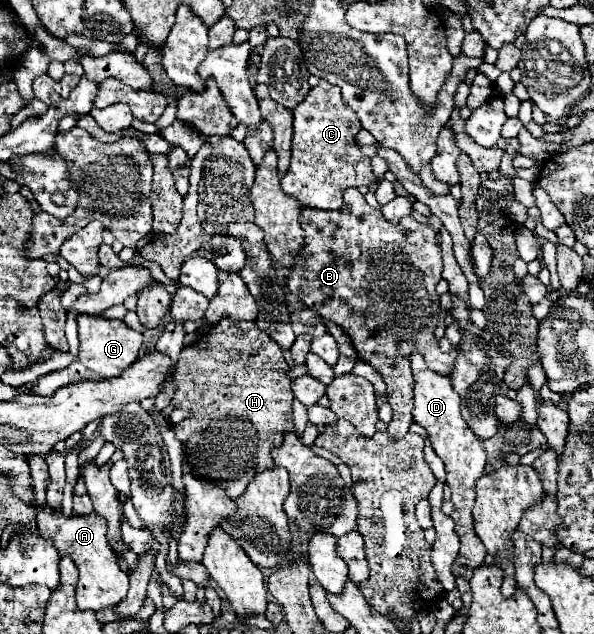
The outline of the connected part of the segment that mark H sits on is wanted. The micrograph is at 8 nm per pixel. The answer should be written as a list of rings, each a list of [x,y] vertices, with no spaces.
[[[222,319],[208,333],[204,333],[194,345],[182,349],[176,363],[174,381],[178,385],[172,403],[190,409],[192,417],[174,425],[176,437],[188,443],[188,461],[198,471],[204,481],[220,483],[232,499],[238,499],[240,493],[248,487],[248,481],[274,465],[270,451],[280,445],[284,433],[294,431],[292,425],[292,383],[286,375],[288,363],[268,333],[260,331],[254,321],[228,321]]]

